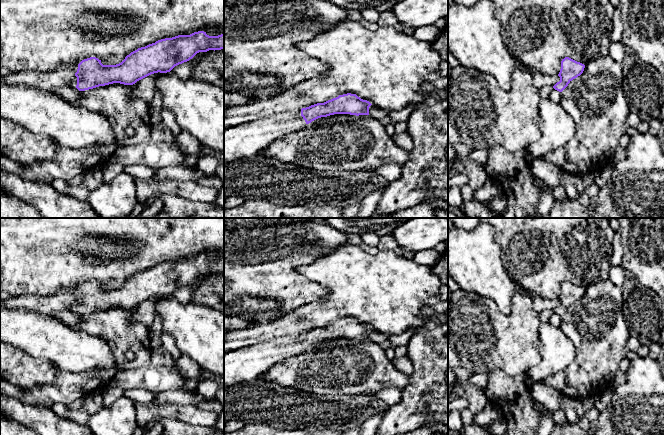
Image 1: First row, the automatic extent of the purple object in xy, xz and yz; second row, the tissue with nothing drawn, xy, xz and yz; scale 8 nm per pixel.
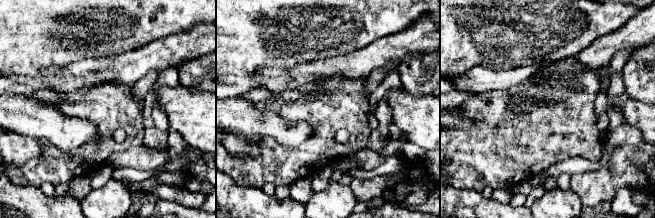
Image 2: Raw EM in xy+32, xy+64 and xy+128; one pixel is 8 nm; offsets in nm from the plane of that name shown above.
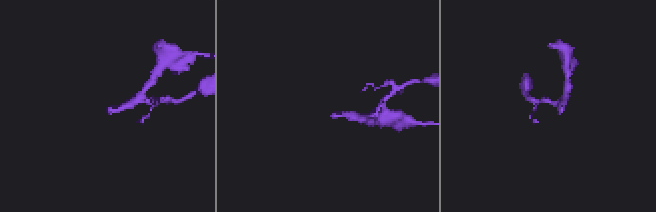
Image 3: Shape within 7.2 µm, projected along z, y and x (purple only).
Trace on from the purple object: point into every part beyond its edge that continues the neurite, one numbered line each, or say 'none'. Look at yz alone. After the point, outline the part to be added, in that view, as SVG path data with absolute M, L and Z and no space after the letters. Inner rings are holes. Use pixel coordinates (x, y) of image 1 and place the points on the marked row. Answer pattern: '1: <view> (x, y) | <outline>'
none

